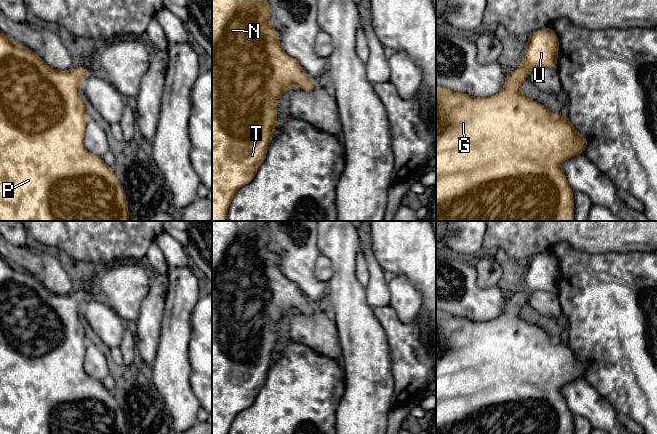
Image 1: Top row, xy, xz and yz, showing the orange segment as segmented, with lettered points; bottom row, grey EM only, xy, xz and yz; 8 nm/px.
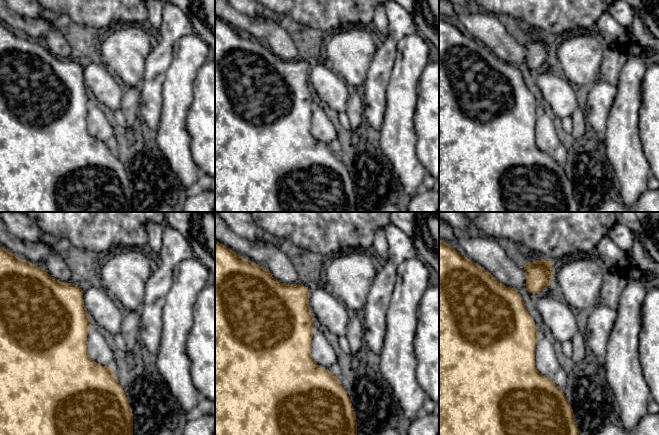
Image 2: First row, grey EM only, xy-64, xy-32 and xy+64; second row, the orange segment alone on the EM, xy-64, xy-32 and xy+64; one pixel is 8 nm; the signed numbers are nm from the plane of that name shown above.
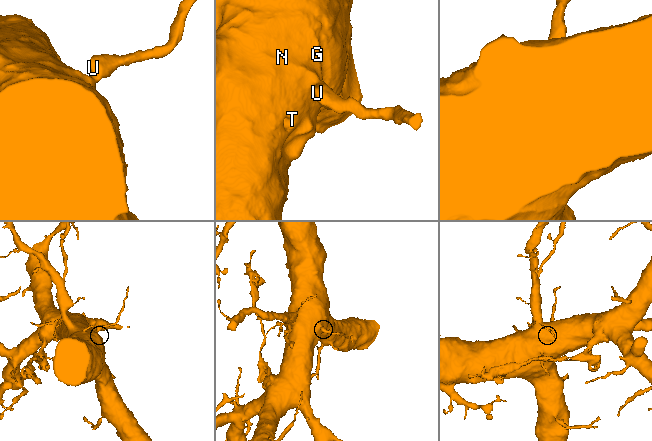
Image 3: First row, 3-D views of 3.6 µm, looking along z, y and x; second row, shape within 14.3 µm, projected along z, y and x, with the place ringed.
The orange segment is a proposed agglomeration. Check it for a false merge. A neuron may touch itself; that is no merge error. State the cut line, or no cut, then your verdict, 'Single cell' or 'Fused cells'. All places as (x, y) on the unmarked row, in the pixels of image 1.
No split. Single cell

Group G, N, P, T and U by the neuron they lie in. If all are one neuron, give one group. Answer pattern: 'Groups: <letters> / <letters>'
Groups: G N P T U

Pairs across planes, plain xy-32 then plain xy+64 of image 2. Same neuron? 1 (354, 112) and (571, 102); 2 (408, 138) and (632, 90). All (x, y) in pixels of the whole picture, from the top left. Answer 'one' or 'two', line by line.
1: two
2: one

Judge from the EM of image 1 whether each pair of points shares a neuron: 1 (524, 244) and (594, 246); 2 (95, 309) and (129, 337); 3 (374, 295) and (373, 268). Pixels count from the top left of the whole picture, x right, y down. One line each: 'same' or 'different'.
1: same
2: different
3: same

